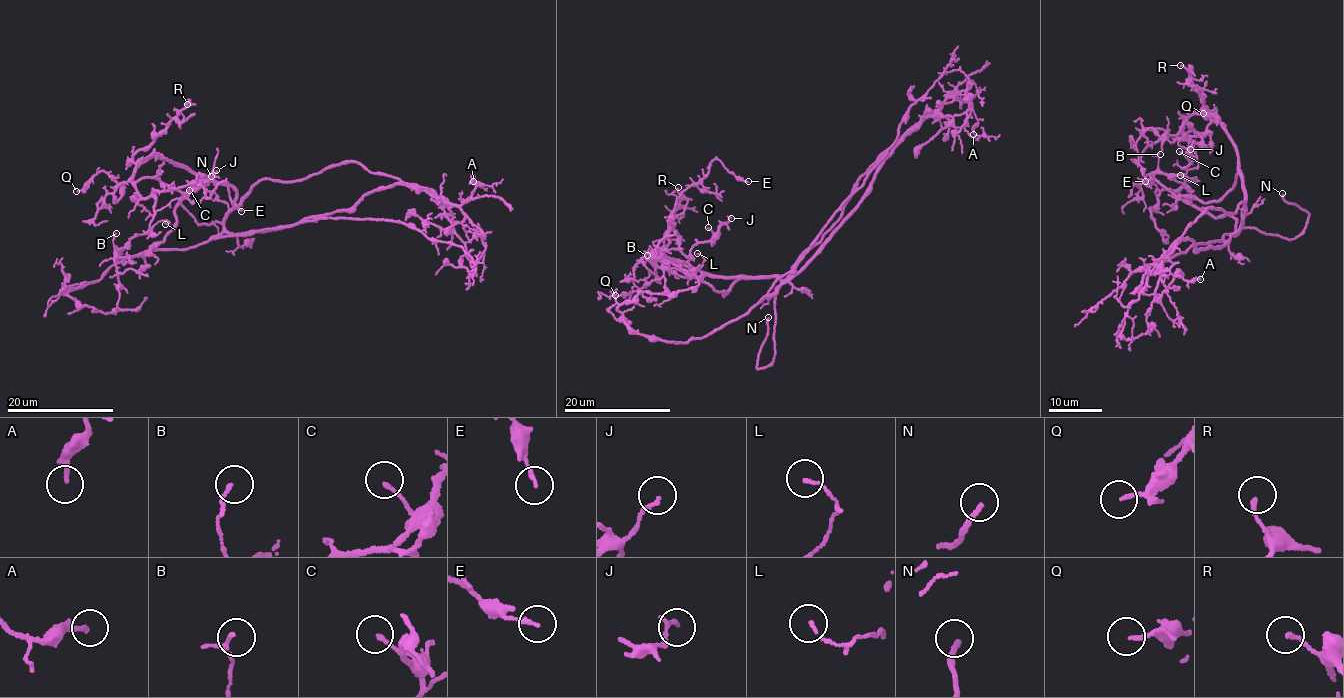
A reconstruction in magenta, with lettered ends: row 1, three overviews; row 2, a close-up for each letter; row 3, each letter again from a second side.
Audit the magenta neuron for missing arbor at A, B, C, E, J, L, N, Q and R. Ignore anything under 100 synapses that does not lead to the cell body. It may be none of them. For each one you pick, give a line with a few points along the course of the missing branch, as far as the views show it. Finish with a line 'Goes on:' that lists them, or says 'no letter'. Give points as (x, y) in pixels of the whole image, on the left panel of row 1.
Goes on: N

